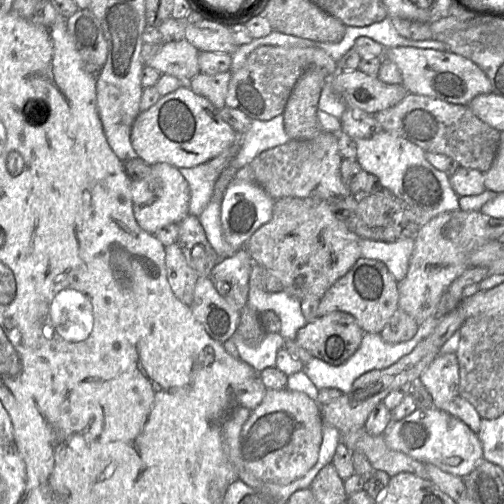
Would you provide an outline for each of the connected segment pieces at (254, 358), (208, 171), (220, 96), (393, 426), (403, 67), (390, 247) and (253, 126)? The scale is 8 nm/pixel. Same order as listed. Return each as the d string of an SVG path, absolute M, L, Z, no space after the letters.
M236 331L230 338L239 352L239 359L249 364L260 373L269 367L276 367L278 351L284 347L284 338L280 333L265 333L257 347L248 346Z
M208 163L178 169L190 188L189 214L199 217L213 198L214 187L220 173Z
M226 71L215 75L198 73L189 82L190 89L197 95L203 96L217 109L225 107L225 99L232 73Z
M435 407L416 408L399 421L391 421L383 433L387 446L424 464L430 463L444 472L460 478L468 475L483 458L483 448L478 434L463 421Z
M394 47L386 49L383 58L396 64L402 75L402 85L408 93L459 105L468 105L474 97L491 93L491 83L485 72L471 60L452 52Z
M406 236L394 242L362 240L362 257L382 261L400 282L407 274L414 250L414 236Z
M283 114L268 121L251 120L249 129L239 135L239 150L229 167L236 173L263 151L283 145L289 140L284 129Z

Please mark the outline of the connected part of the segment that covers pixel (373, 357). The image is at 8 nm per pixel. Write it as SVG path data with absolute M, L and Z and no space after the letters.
M433 315L428 320L418 324L417 332L410 340L399 343L388 343L384 341L378 333L365 332L357 351L343 364L330 365L318 358L312 357L304 366L303 371L319 390L323 388L336 388L343 394L348 393L353 382L362 374L372 370L387 368L396 363L403 356L409 354L419 342L432 333L437 322L438 320Z

